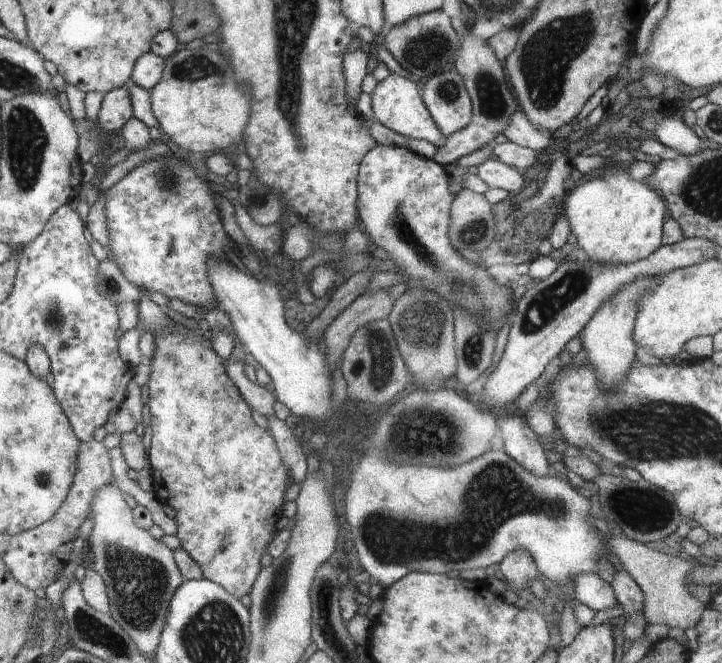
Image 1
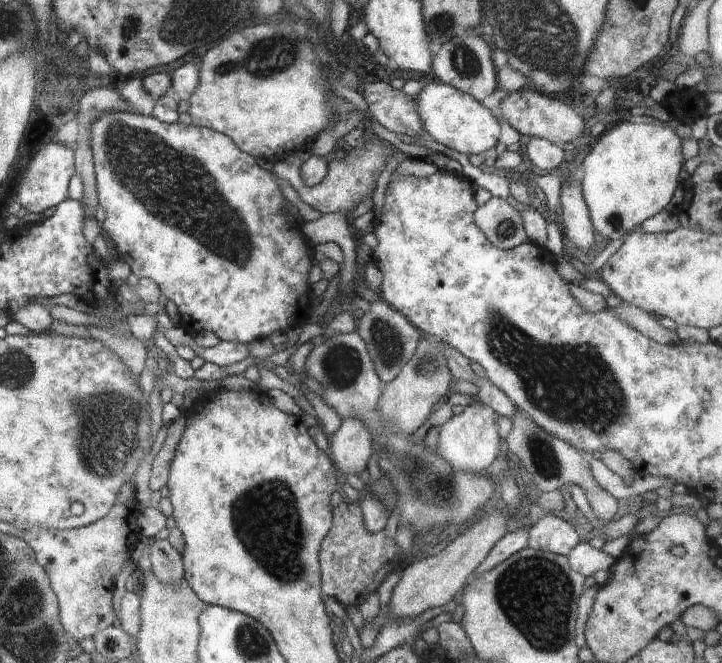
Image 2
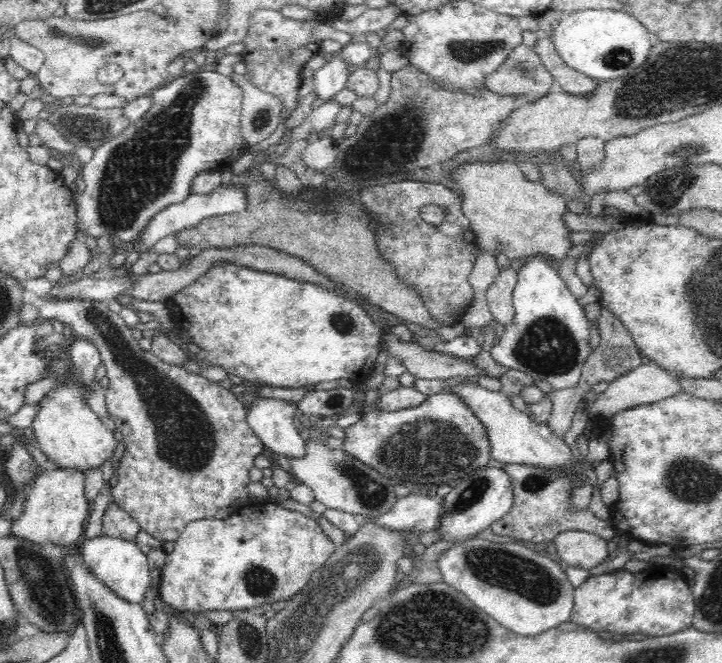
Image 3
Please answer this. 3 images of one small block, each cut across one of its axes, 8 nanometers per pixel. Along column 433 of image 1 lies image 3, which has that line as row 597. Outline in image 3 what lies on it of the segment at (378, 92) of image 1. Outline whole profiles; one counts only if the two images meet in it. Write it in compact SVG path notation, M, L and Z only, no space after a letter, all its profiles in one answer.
M100 534L90 540L86 538L81 553L83 565L92 571L100 583L104 583L104 587L108 587L126 602L143 602L146 592L152 586L151 570L146 561L147 555L140 551L140 545L135 540L122 540Z

